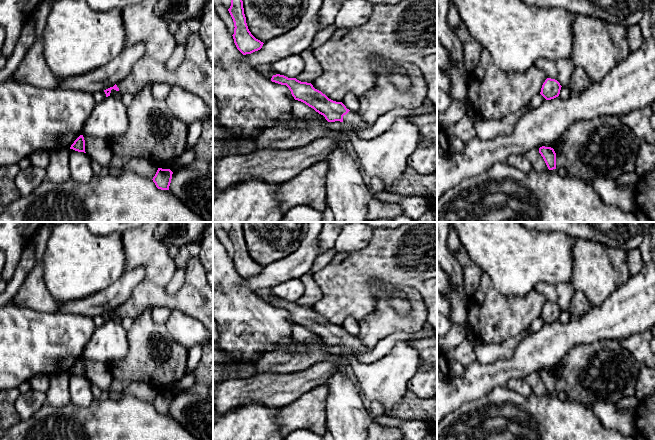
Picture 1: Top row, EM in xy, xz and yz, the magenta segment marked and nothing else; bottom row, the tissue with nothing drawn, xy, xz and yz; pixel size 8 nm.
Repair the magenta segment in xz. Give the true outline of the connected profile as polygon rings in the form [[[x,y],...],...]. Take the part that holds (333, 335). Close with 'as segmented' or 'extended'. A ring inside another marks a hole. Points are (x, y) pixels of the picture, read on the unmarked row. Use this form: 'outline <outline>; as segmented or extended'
outline [[[280,298],[273,299],[271,305],[286,309],[295,324],[313,332],[328,346],[343,346],[346,353],[315,363],[303,371],[264,373],[248,379],[228,378],[216,384],[213,390],[213,408],[219,415],[250,403],[273,408],[289,405],[306,392],[325,384],[330,375],[350,363],[351,357],[357,359],[359,353],[370,351],[356,336],[347,333],[342,326],[329,323],[311,307]]]; extended

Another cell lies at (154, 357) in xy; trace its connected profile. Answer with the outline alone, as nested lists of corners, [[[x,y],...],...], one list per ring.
[[[148,308],[135,317],[133,325],[127,331],[128,352],[123,359],[110,364],[113,375],[110,392],[121,392],[131,383],[142,382],[154,387],[158,392],[169,393],[185,376],[188,350],[176,343],[165,324],[154,321],[152,309]]]

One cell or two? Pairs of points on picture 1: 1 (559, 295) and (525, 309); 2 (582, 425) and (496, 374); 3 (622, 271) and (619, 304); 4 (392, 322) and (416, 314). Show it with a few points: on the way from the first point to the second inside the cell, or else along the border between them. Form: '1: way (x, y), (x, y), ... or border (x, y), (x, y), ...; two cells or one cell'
1: border (535, 289), (547, 301); two cells
2: border (506, 385), (494, 387), (484, 394); two cells
3: border (631, 276), (604, 302); two cells
4: way (398, 322), (408, 322), (410, 320); one cell

